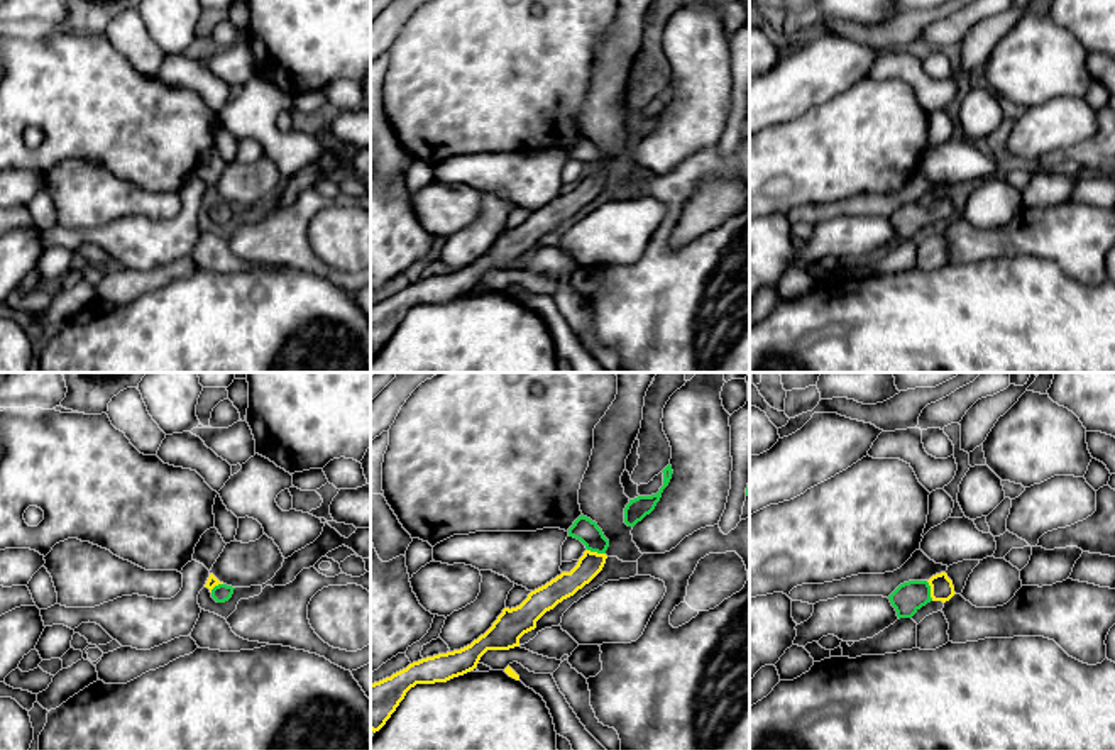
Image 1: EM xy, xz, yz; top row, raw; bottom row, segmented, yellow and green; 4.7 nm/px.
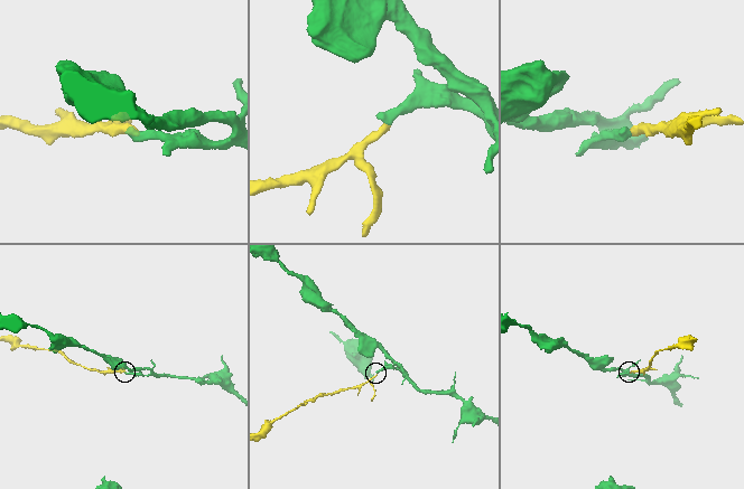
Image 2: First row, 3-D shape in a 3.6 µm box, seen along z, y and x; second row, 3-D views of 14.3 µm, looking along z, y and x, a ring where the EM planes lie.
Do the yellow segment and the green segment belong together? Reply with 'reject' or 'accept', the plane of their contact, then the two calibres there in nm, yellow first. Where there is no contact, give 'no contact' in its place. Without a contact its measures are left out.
accept; meets yellow in yz; 110 nm thick on the yellow side, 150 nm on the other

